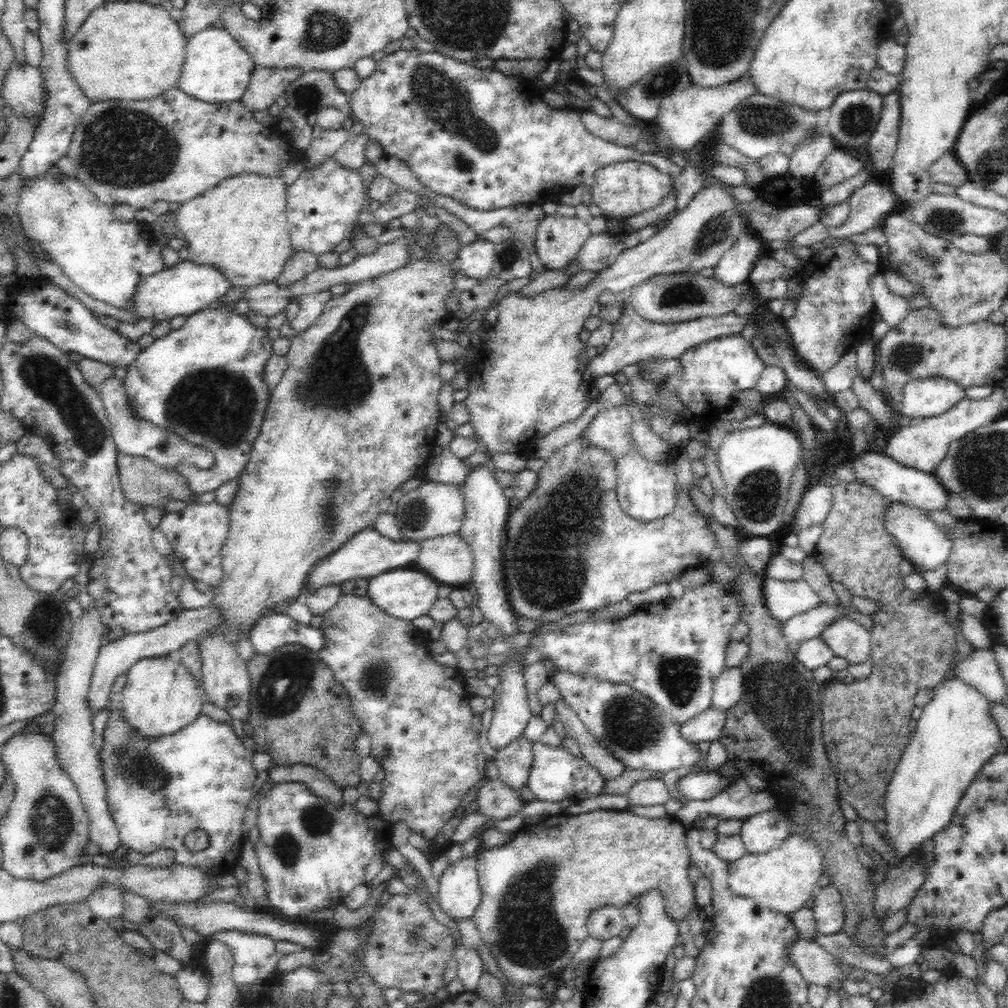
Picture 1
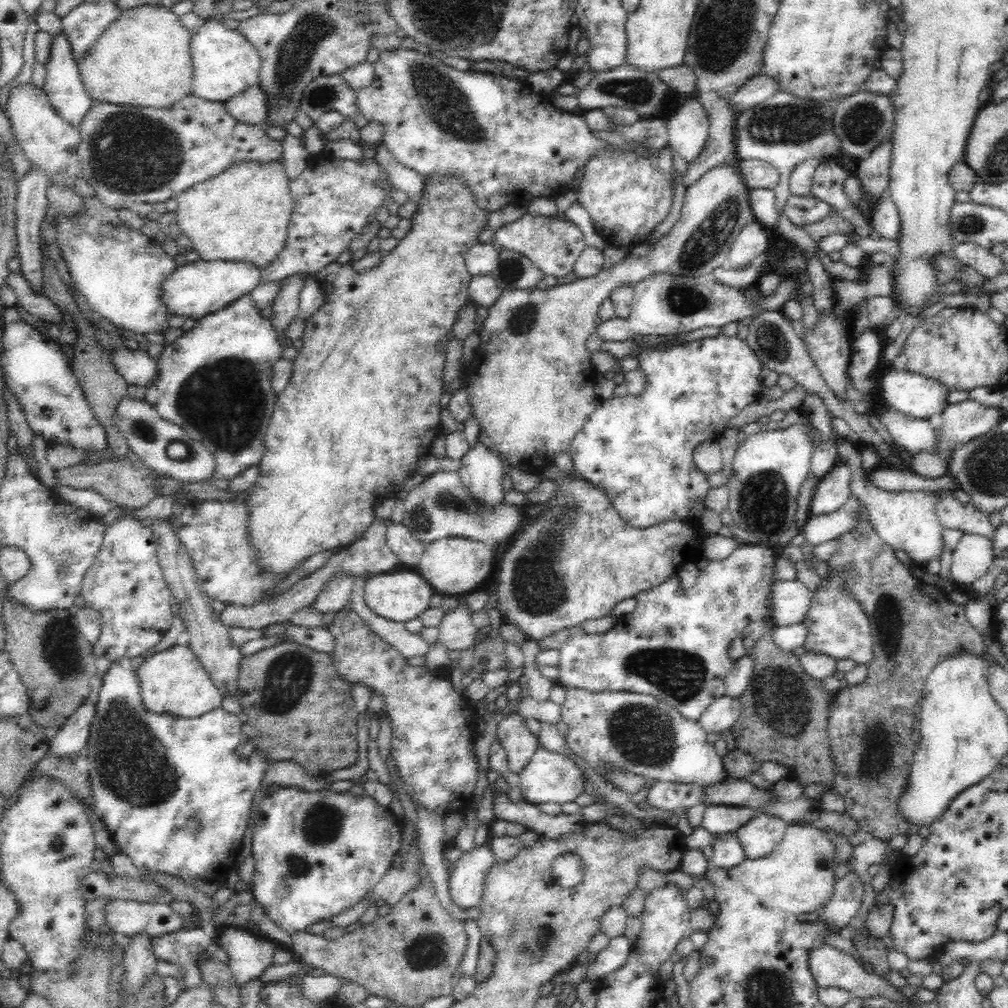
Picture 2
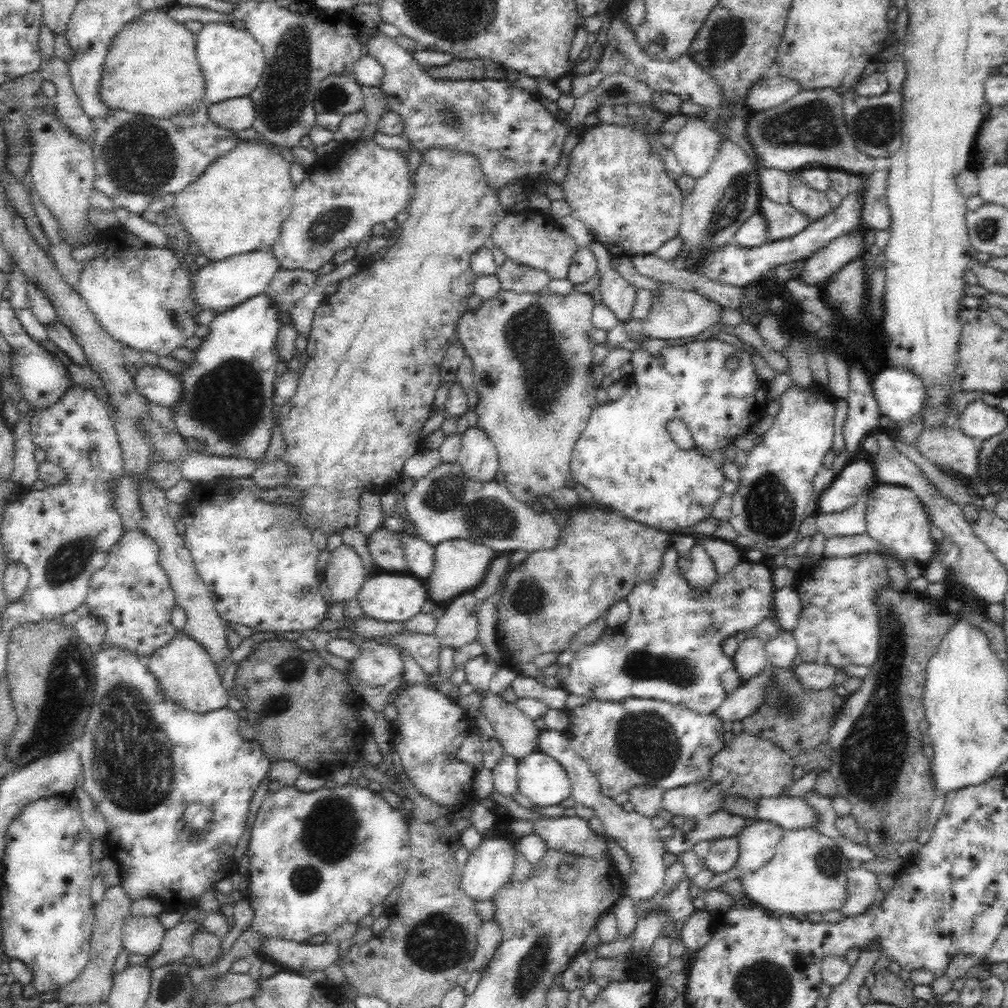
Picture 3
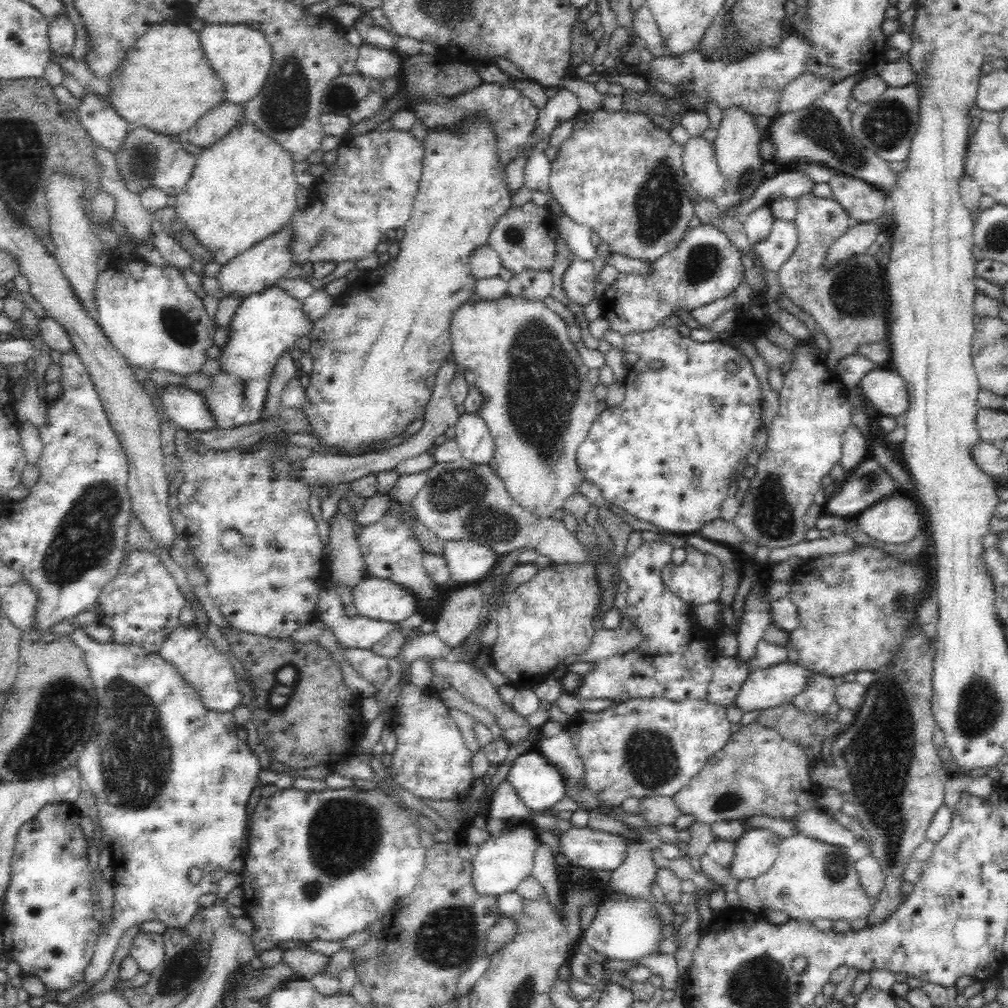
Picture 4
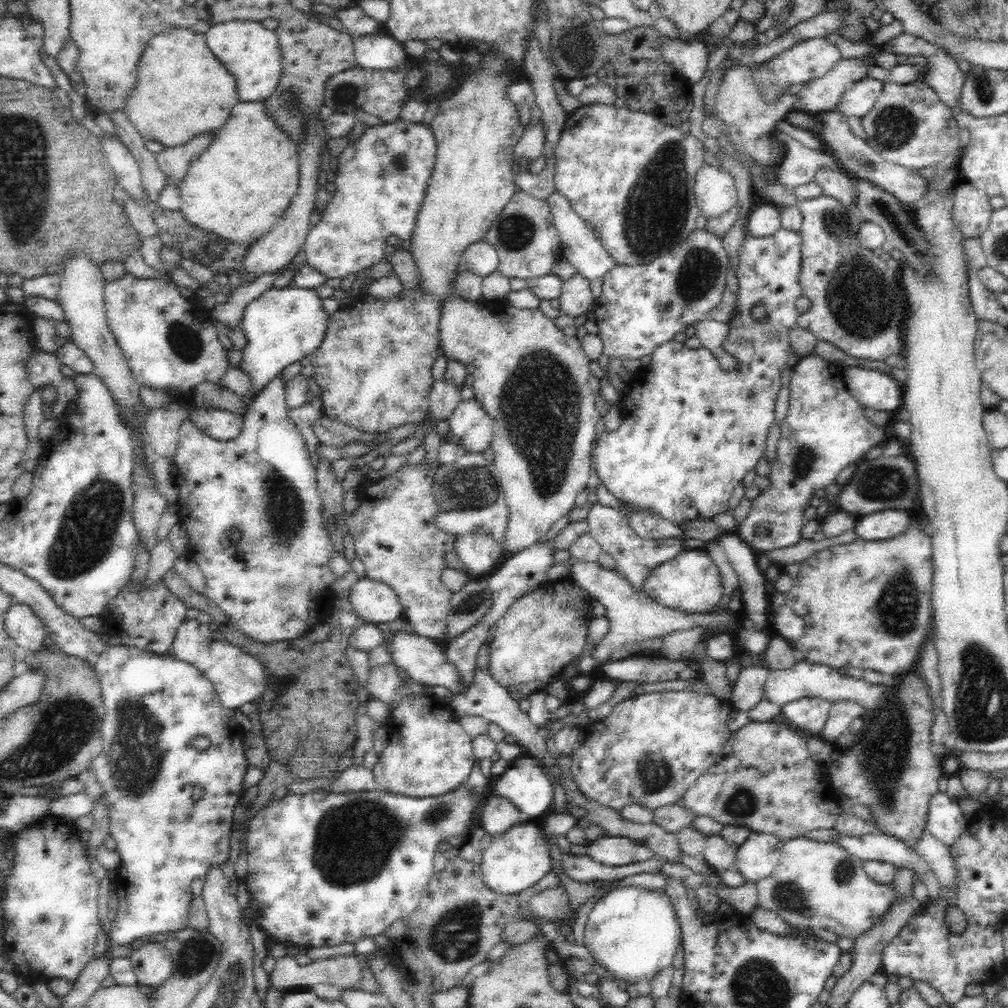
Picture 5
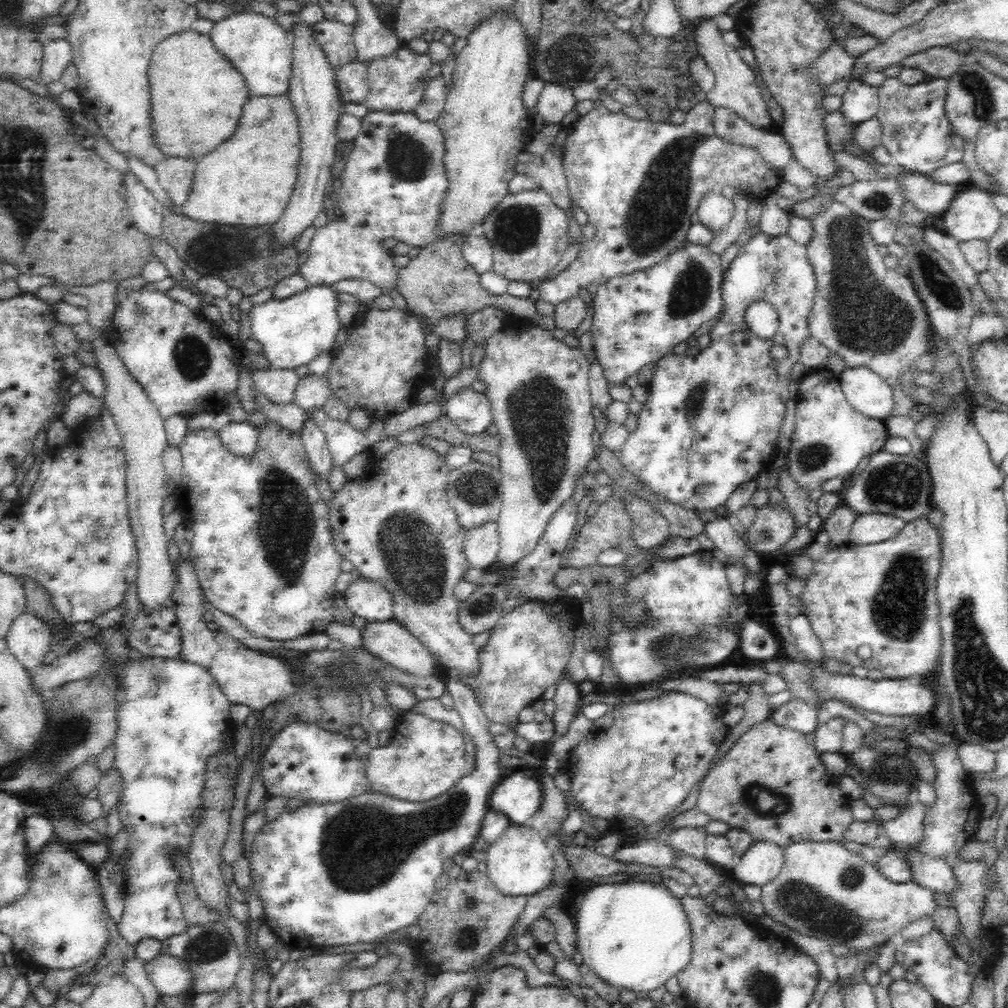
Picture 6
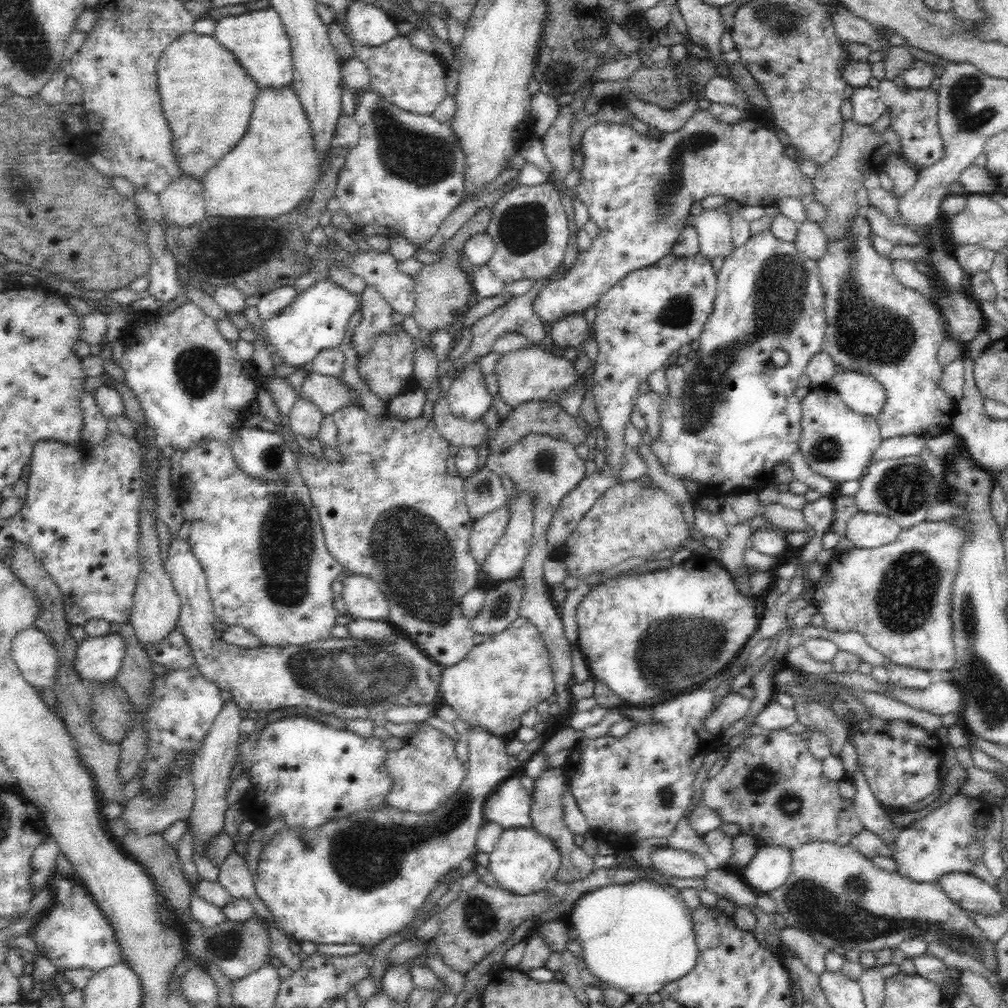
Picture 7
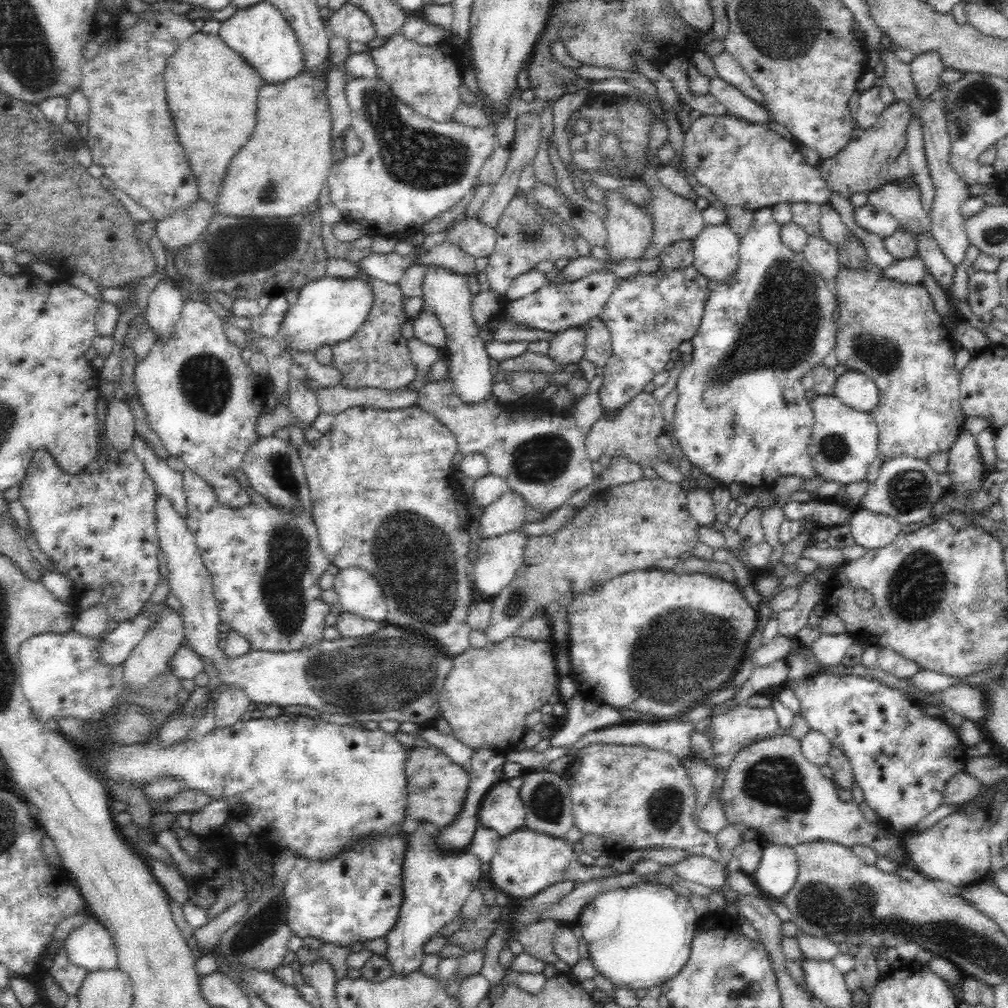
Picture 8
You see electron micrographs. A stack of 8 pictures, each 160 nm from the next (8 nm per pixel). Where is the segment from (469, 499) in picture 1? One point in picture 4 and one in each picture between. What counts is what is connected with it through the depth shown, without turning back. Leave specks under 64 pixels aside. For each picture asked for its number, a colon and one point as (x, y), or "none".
2: (481, 471)
3: (478, 458)
4: (475, 440)

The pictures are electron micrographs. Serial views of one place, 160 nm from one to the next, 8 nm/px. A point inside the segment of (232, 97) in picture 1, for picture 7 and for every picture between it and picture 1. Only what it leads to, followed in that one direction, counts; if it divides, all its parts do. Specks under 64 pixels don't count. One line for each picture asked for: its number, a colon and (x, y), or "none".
2: (224, 62)
3: (232, 61)
4: (242, 57)
5: (251, 52)
6: (259, 48)
7: (259, 40)

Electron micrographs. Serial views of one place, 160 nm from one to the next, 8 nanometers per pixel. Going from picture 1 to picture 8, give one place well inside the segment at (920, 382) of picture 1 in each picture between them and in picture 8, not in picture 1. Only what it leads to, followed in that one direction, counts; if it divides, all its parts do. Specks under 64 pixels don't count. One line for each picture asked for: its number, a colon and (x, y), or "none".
2: (915, 395)
3: (900, 394)
4: (885, 391)
5: (871, 388)
6: (867, 392)
7: (862, 393)
8: (856, 390)

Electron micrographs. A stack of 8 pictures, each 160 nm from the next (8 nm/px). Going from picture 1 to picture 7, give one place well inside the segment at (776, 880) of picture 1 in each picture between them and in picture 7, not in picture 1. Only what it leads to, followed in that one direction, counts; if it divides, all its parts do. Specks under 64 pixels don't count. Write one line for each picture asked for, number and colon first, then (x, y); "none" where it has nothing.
2: (797, 876)
3: (807, 873)
4: (810, 879)
5: (816, 885)
6: (823, 890)
7: (834, 893)

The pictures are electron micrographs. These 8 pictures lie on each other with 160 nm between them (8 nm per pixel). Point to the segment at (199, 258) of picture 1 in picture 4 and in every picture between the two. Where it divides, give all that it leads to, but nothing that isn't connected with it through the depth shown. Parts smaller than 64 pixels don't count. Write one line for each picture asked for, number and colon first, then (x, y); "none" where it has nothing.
2: (242, 214)
3: (238, 205)
4: (242, 189)

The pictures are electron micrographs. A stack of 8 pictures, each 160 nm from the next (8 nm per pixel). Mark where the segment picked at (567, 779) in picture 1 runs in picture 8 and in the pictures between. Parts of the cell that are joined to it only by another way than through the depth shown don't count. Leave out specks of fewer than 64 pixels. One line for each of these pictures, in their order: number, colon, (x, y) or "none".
2: (549, 777)
3: (541, 779)
4: (538, 783)
5: (523, 783)
6: (517, 796)
7: (509, 805)
8: (502, 810)

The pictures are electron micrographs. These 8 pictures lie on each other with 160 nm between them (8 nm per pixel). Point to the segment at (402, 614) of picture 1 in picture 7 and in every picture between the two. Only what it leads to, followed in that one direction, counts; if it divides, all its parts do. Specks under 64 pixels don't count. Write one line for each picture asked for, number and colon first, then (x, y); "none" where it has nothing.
2: (399, 596)
3: (390, 597)
4: (375, 598)
5: (374, 601)
6: (366, 598)
7: (363, 598)

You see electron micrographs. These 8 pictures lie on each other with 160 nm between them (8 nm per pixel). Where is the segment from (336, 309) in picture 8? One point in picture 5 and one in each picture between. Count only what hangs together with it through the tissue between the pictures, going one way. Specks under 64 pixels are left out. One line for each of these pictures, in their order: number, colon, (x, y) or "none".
5: (284, 325)
6: (294, 331)
7: (316, 320)

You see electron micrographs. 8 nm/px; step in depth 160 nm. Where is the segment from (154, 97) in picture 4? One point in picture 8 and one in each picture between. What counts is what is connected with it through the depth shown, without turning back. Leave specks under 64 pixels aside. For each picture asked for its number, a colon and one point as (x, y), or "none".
5: (182, 90)
6: (196, 95)
7: (206, 95)
8: (212, 90)

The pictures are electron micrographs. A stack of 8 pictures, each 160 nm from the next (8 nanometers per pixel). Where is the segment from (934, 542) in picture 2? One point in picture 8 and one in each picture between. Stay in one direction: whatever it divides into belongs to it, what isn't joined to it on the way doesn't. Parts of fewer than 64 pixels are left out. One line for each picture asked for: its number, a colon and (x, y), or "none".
3: (895, 517)
4: (896, 519)
5: (884, 524)
6: (867, 529)
7: (866, 530)
8: (871, 530)

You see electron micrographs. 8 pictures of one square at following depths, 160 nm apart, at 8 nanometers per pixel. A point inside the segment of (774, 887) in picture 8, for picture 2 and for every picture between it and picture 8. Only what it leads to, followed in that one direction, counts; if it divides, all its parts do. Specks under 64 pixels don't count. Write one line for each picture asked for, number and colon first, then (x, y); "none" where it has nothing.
2: (759, 836)
3: (758, 841)
4: (755, 852)
5: (758, 856)
6: (762, 862)
7: (769, 868)

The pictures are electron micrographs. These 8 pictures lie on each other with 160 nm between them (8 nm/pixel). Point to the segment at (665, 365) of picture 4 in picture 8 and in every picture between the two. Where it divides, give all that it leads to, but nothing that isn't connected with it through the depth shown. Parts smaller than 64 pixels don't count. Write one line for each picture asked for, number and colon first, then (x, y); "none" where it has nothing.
5: (690, 431)
6: (711, 422)
7: (730, 417)
8: (742, 415)

